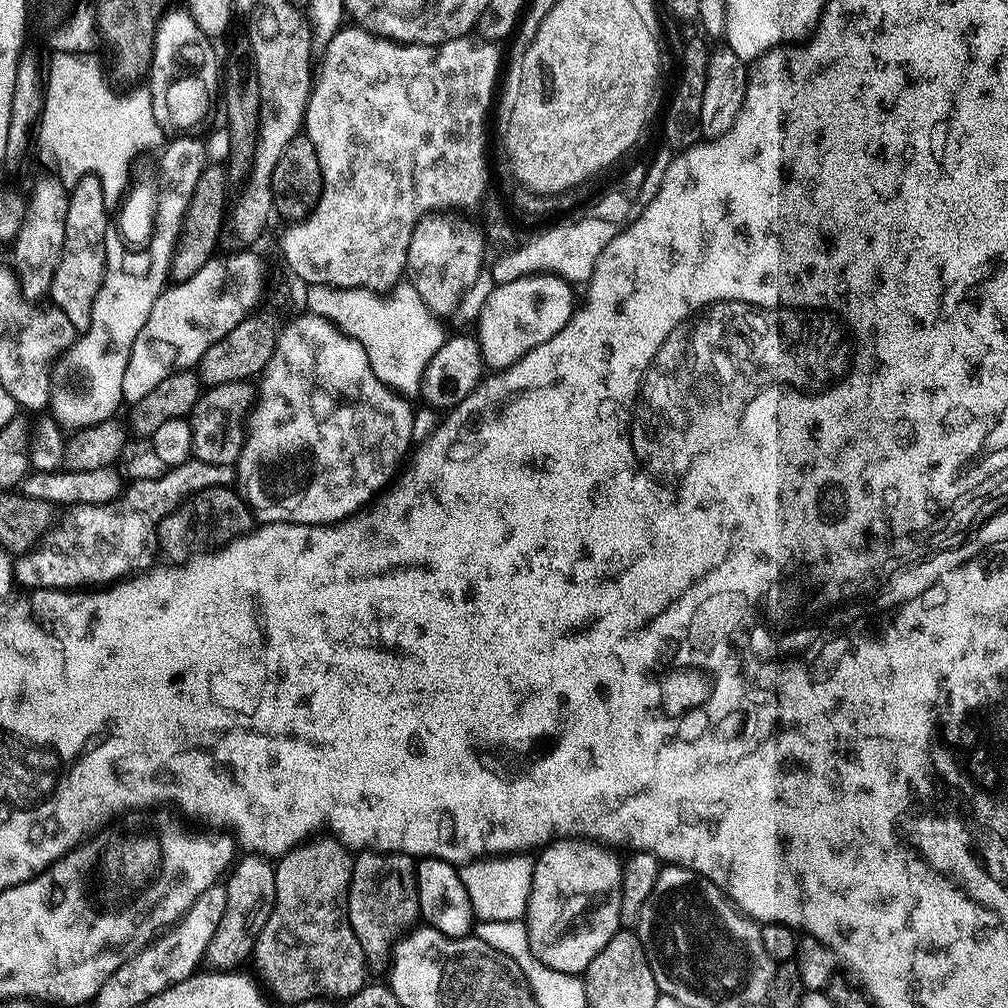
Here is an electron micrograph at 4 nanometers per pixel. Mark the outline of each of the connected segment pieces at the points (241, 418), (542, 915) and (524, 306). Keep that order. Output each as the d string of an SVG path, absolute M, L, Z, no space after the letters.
M247 380L226 382L201 391L190 413L193 457L211 464L235 465L244 445L246 421L257 400L257 389Z
M579 838L554 840L551 844L545 844L543 848L539 849L532 866L532 889L530 890L530 902L528 903L526 923L528 925L528 937L530 938L530 950L550 970L556 970L570 976L580 976L588 969L590 962L594 962L595 956L598 955L598 950L602 950L602 946L606 946L606 942L610 942L610 938L614 938L614 934L621 931L620 907L622 906L622 874L624 870L621 857L616 857L612 852L615 851L611 847Z
M551 274L523 276L514 282L495 285L490 298L486 298L486 306L482 306L480 319L475 325L477 328L474 329L475 335L480 341L485 365L492 370L509 368L511 364L522 359L527 352L534 350L534 346L542 346L542 342L550 342L550 338L554 338L572 317L574 311L572 292L574 292L573 285L569 284L567 280L563 280L561 276Z

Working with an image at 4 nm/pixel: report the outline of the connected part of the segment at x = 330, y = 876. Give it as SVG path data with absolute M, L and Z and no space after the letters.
M328 834L311 840L297 844L275 861L276 897L266 918L266 926L262 926L258 934L254 949L254 961L256 960L256 968L260 971L259 979L263 987L288 1006L294 1006L303 1000L321 998L344 1002L366 983L364 948L360 945L363 943L361 937L354 934L348 921L348 913L345 911L348 883L352 877L353 853Z

